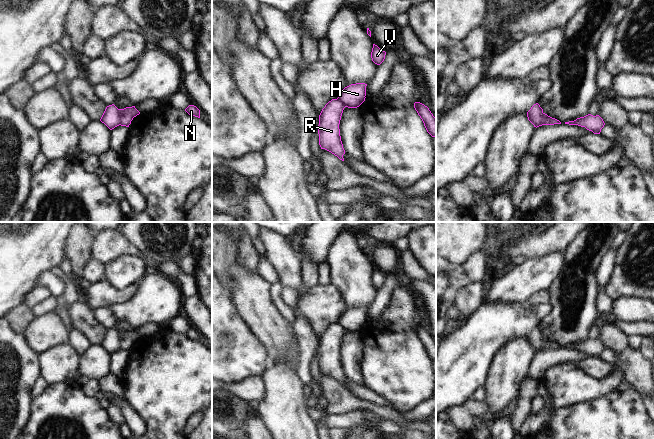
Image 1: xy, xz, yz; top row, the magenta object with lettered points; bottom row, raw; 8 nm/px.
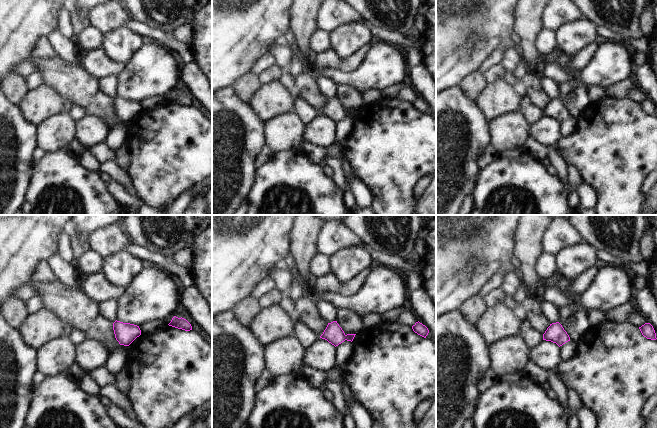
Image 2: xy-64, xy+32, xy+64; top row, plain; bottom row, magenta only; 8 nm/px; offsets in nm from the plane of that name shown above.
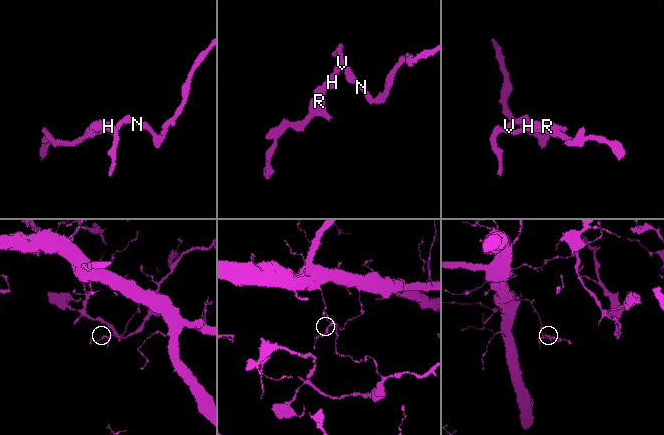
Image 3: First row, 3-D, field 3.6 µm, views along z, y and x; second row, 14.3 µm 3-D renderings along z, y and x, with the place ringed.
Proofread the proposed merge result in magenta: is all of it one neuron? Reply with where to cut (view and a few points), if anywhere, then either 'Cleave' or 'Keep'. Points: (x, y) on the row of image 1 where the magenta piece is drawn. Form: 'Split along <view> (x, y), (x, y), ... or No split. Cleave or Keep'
Split along xy (119, 109), (118, 124). Cleave

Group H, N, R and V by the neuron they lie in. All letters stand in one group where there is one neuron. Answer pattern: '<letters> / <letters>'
H N V / R

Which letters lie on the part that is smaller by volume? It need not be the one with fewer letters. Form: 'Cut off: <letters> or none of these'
Cut off: R

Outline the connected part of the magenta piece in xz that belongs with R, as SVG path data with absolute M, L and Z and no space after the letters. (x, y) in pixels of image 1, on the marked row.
M332 99L322 109L319 115L319 145L340 160L344 161L345 150L340 136L339 124L344 105L338 99Z

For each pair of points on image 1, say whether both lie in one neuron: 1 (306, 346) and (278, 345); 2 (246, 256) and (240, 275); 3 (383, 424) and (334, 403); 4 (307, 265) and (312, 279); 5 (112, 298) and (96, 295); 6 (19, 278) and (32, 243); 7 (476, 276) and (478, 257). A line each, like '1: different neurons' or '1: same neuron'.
1: different neurons
2: different neurons
3: different neurons
4: same neuron
5: same neuron
6: same neuron
7: same neuron

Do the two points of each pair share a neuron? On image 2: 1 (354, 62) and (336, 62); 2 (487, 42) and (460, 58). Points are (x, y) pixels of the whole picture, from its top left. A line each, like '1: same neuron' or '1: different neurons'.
1: same neuron
2: same neuron

